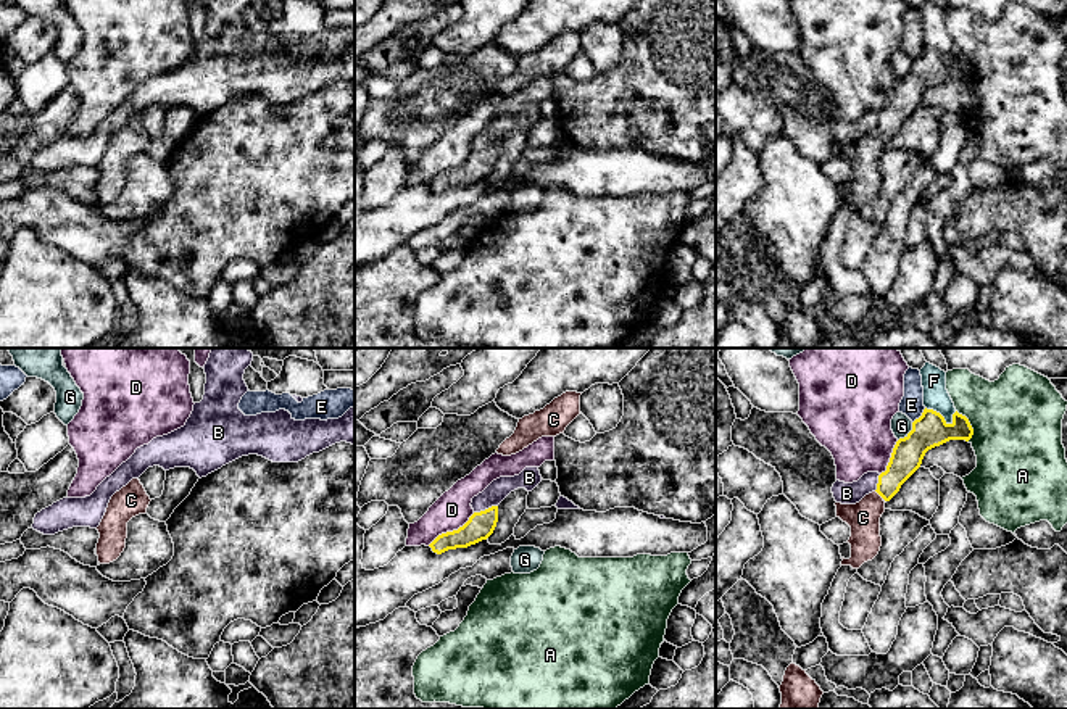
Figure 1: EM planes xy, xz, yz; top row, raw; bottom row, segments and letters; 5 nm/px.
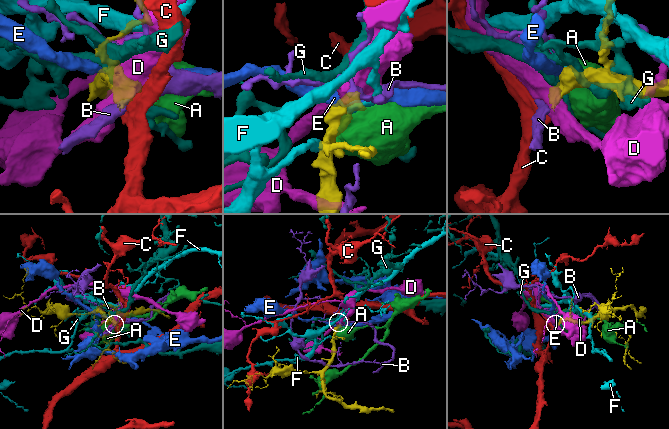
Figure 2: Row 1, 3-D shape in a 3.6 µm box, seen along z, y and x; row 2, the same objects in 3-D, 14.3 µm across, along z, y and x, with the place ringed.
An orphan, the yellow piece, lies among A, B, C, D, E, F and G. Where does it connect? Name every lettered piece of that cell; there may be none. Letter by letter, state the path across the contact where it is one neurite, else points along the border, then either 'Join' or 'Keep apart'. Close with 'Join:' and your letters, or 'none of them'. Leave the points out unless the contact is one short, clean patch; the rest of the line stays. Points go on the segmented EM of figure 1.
A: Keep apart
B: Boundary: xz (497, 505), (474, 513). Keep apart
C: Path across: yz (908, 453), (880, 495), (863, 518). Join
D: Keep apart
E: Keep apart
F: Keep apart
G: Boundary: yz (913, 422), (913, 427), (898, 440). Keep apart
Join: C

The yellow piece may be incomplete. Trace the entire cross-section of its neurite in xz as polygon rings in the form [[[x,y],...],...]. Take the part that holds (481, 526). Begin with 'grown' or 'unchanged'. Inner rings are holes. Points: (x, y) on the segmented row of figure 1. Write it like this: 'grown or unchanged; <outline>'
unchanged; [[[498,506],[474,512],[469,520],[458,530],[438,535],[429,546],[434,553],[442,554],[448,549],[467,548],[487,540],[498,522]]]

